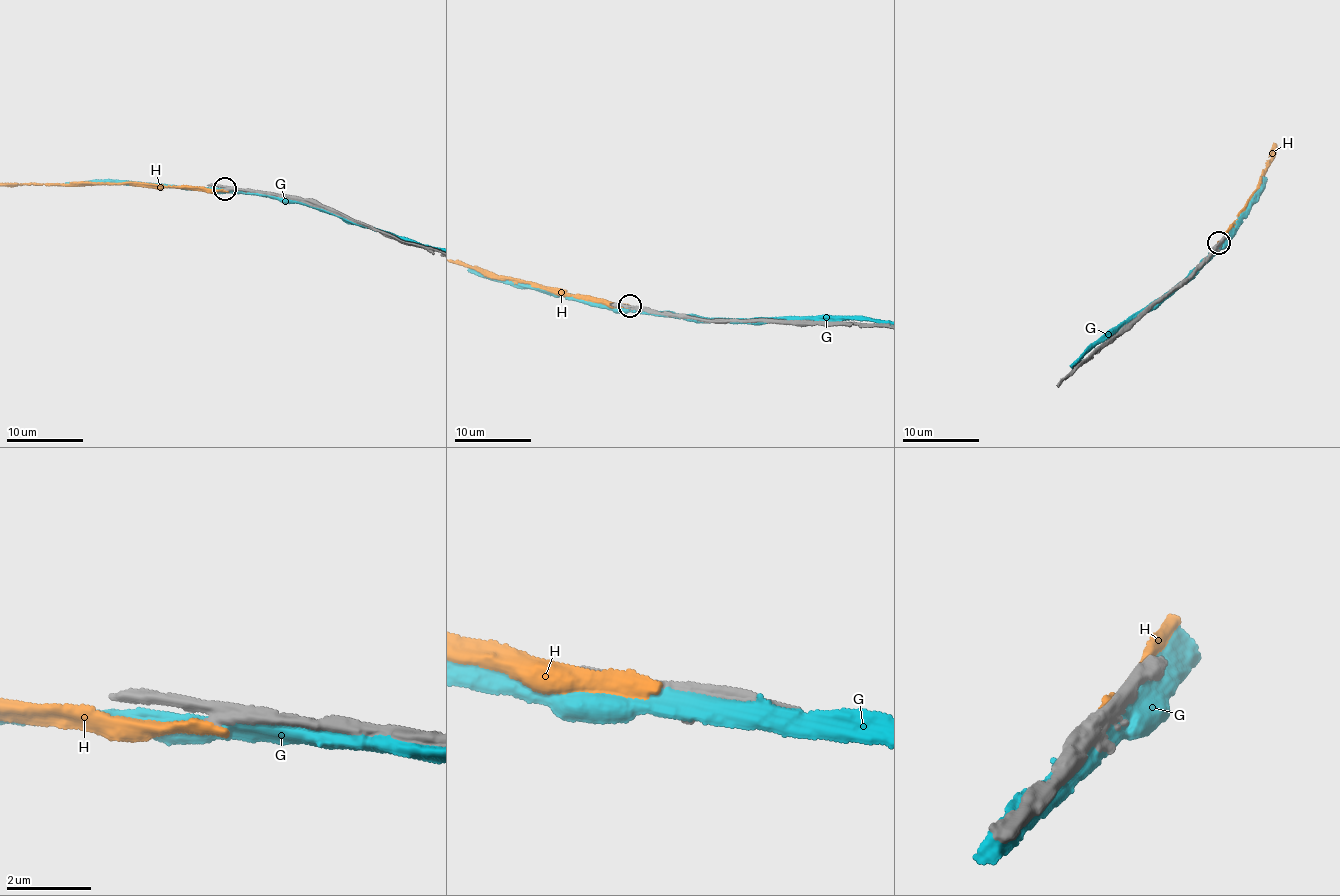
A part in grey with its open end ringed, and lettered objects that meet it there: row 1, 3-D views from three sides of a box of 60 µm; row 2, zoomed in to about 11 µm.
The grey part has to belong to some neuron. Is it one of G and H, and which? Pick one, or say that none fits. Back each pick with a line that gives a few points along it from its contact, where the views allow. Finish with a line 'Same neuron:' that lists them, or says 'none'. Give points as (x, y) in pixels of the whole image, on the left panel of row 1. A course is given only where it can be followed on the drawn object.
Same neuron: none

